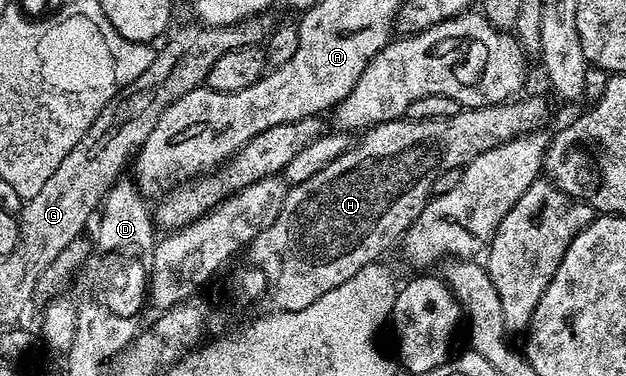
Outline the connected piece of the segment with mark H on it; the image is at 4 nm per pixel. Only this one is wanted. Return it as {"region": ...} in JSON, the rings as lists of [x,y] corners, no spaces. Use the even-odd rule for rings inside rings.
{"region":[[[528,96],[525,100],[513,99],[511,102],[503,104],[487,104],[486,107],[480,108],[480,114],[474,114],[474,108],[470,108],[470,114],[460,111],[450,118],[434,118],[433,120],[410,120],[401,118],[399,120],[388,120],[384,124],[377,124],[376,127],[367,129],[363,133],[364,136],[360,141],[356,140],[341,156],[334,158],[328,166],[323,166],[322,170],[318,170],[312,178],[307,178],[306,182],[301,184],[293,184],[287,189],[285,194],[285,202],[273,222],[273,225],[266,230],[262,230],[257,237],[254,237],[252,243],[246,248],[246,254],[252,260],[251,263],[259,268],[260,273],[264,275],[264,283],[266,285],[266,297],[272,303],[271,311],[293,312],[294,310],[306,310],[306,306],[310,306],[310,302],[318,302],[318,298],[322,298],[322,294],[330,294],[330,290],[334,290],[334,286],[342,286],[342,282],[346,282],[346,278],[354,278],[354,274],[358,274],[358,270],[362,270],[362,266],[367,264],[375,264],[381,259],[380,256],[392,243],[399,241],[407,232],[408,227],[418,218],[418,214],[424,209],[432,196],[432,183],[439,176],[446,174],[444,164],[448,164],[448,172],[458,168],[458,162],[468,164],[474,158],[478,158],[480,152],[486,150],[494,150],[498,146],[502,146],[506,142],[515,140],[517,136],[525,136],[527,132],[539,132],[545,127],[544,123],[548,120],[548,100],[544,96]]]}

